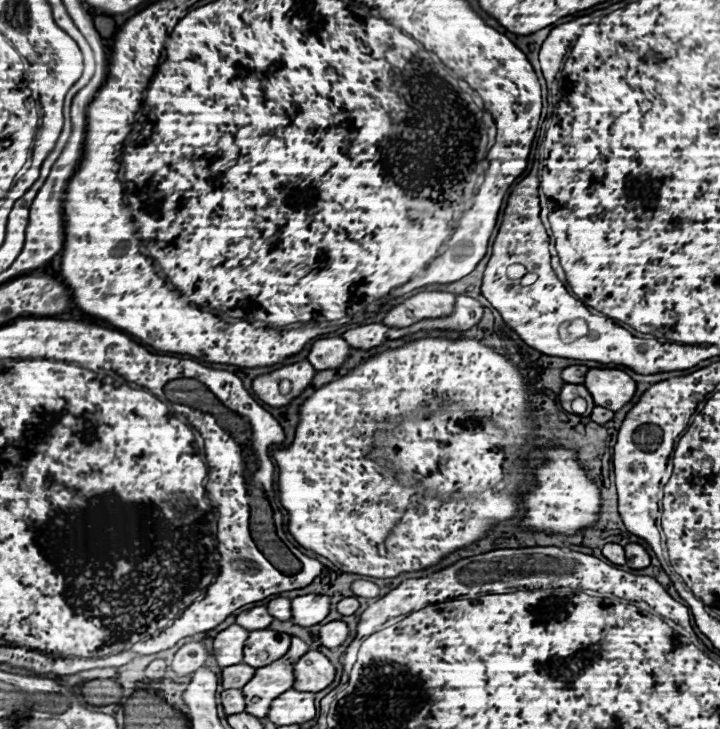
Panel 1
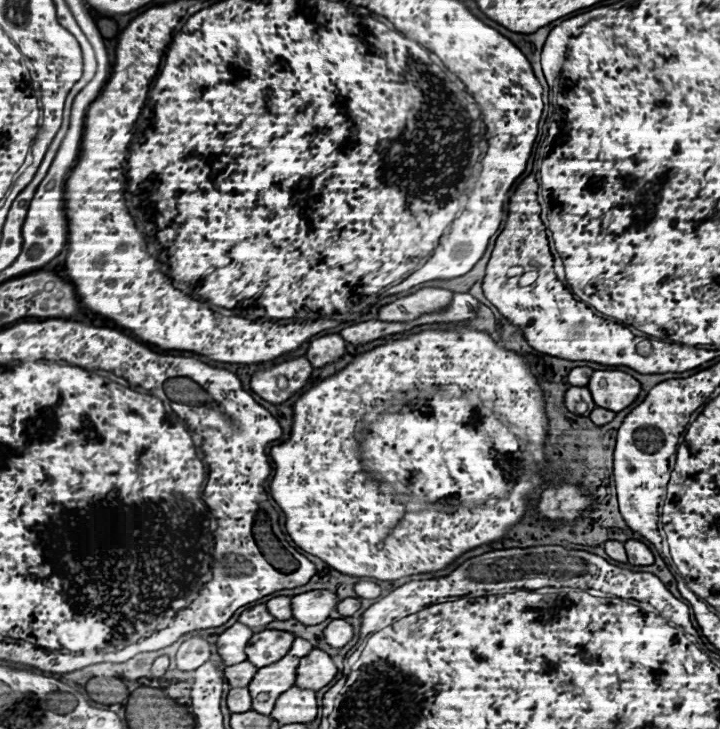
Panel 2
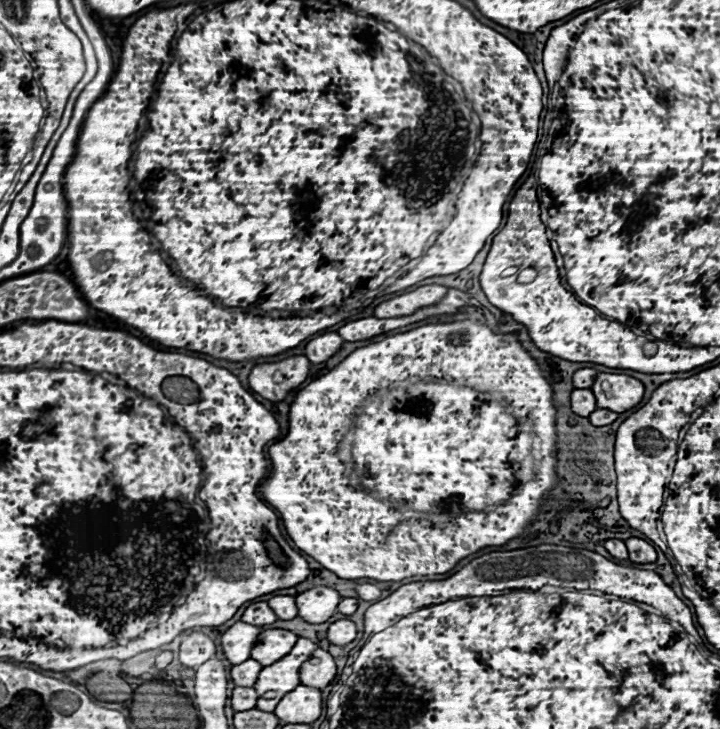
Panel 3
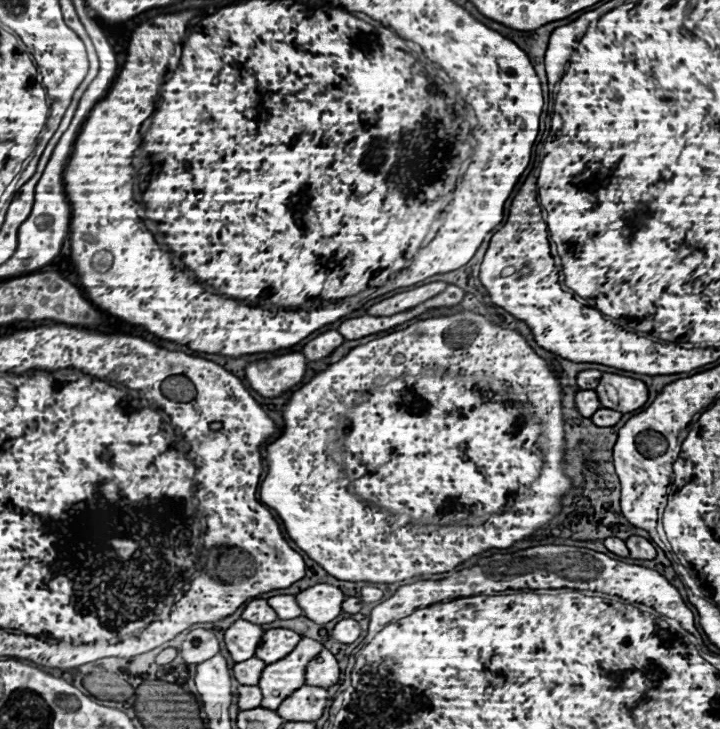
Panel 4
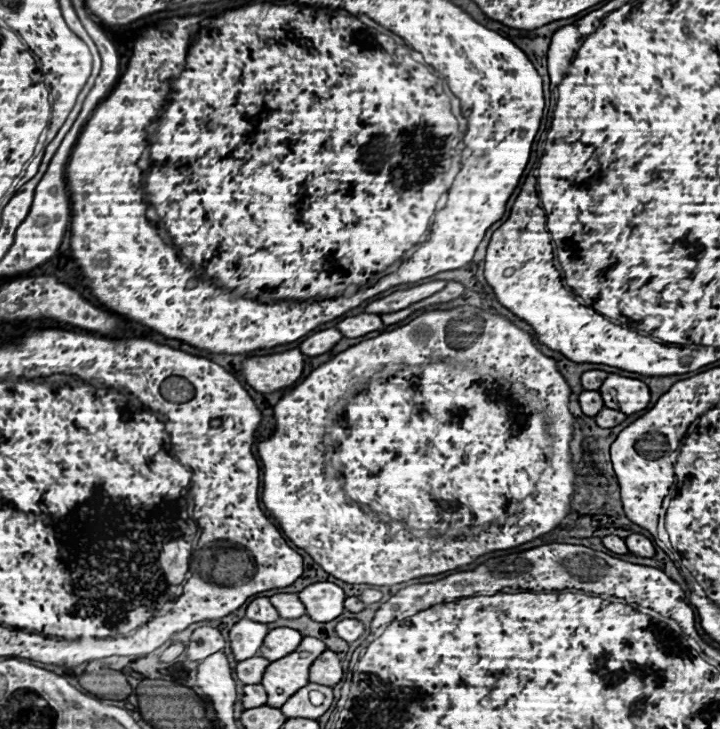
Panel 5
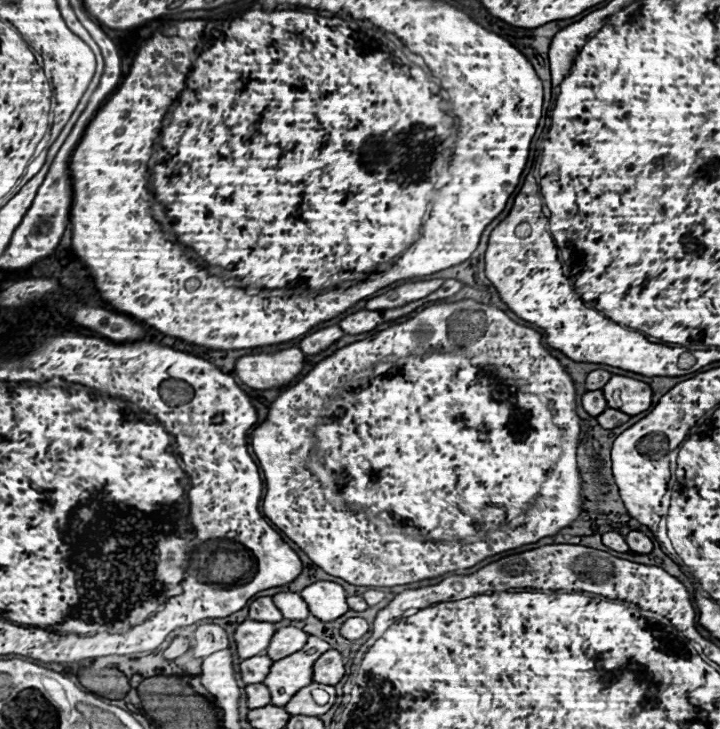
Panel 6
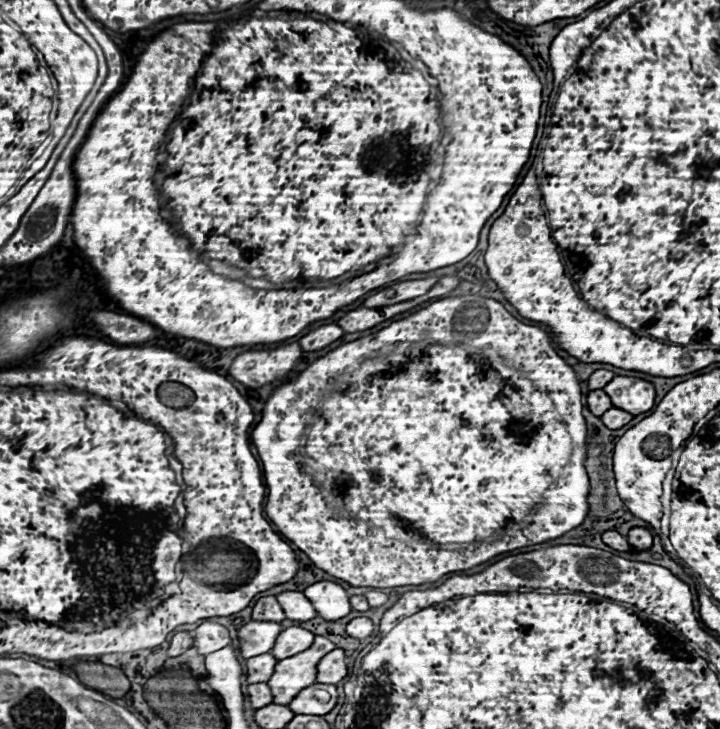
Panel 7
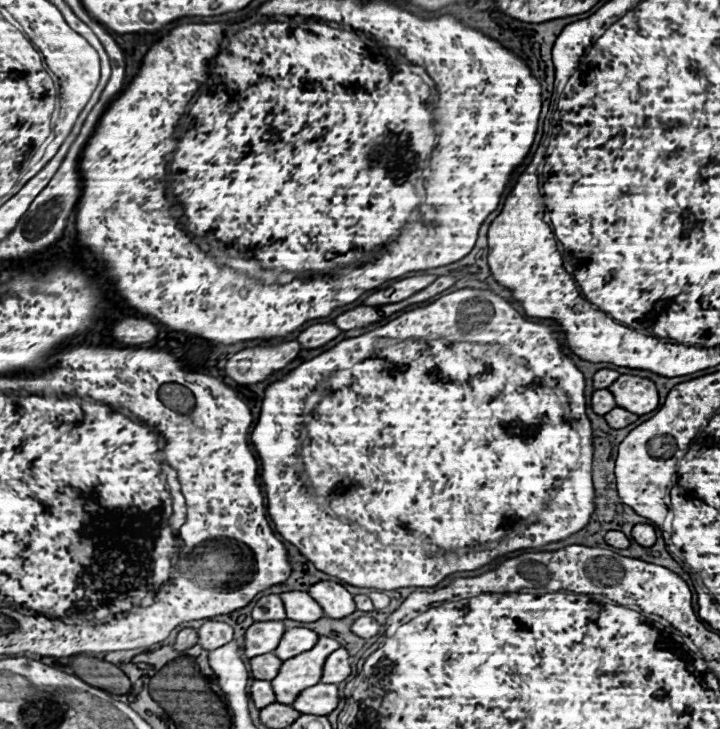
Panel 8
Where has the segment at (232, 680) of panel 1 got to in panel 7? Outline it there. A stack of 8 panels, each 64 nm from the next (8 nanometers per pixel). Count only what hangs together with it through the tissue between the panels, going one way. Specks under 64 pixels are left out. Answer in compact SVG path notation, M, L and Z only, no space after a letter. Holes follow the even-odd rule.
M266 654L266 656L254 656L250 660L246 660L246 678L248 682L268 682L270 676L274 674L278 660L274 660L274 656Z

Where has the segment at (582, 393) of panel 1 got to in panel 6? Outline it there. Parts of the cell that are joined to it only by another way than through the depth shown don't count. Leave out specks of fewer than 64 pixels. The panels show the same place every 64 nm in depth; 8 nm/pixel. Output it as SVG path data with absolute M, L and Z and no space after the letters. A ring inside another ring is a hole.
M588 390L588 392L582 396L582 406L584 406L584 410L586 410L590 416L598 416L598 412L602 412L602 410L608 408L602 390Z

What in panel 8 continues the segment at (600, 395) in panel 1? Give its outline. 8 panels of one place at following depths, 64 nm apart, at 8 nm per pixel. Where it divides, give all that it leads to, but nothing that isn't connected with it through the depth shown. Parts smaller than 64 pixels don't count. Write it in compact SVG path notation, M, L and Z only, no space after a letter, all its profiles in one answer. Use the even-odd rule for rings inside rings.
M624 374L608 390L614 394L620 408L626 408L638 416L658 408L656 384L648 378Z

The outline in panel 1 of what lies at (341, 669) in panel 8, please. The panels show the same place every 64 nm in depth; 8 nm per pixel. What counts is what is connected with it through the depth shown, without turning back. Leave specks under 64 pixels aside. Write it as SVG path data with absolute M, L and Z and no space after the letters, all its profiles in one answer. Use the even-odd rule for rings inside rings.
M310 650L298 660L298 664L294 666L294 674L296 674L294 688L302 692L320 692L334 682L336 668L322 652Z

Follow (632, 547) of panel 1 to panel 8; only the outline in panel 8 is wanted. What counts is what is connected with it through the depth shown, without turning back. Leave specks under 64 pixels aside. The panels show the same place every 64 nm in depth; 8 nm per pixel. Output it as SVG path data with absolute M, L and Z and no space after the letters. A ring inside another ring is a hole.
M636 524L632 530L632 538L640 546L652 546L656 542L656 528L650 524Z

